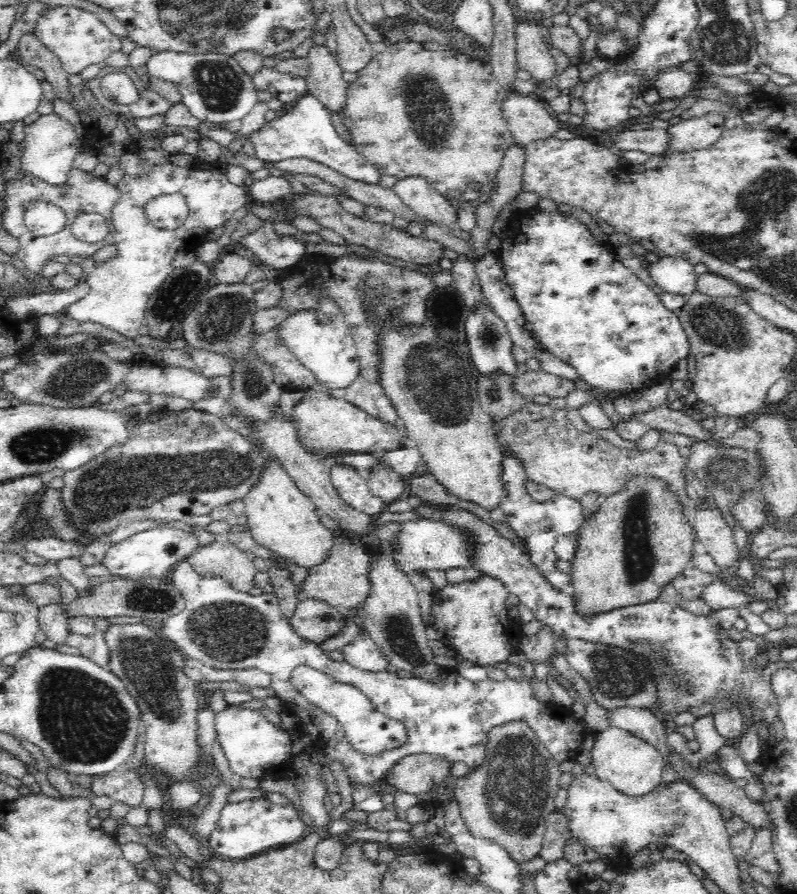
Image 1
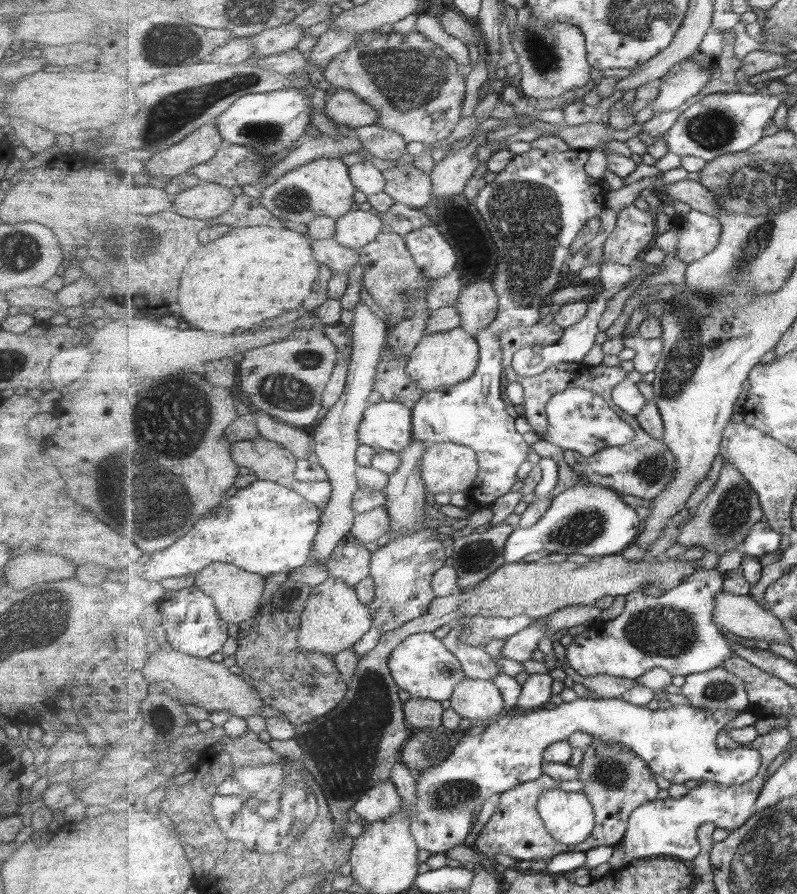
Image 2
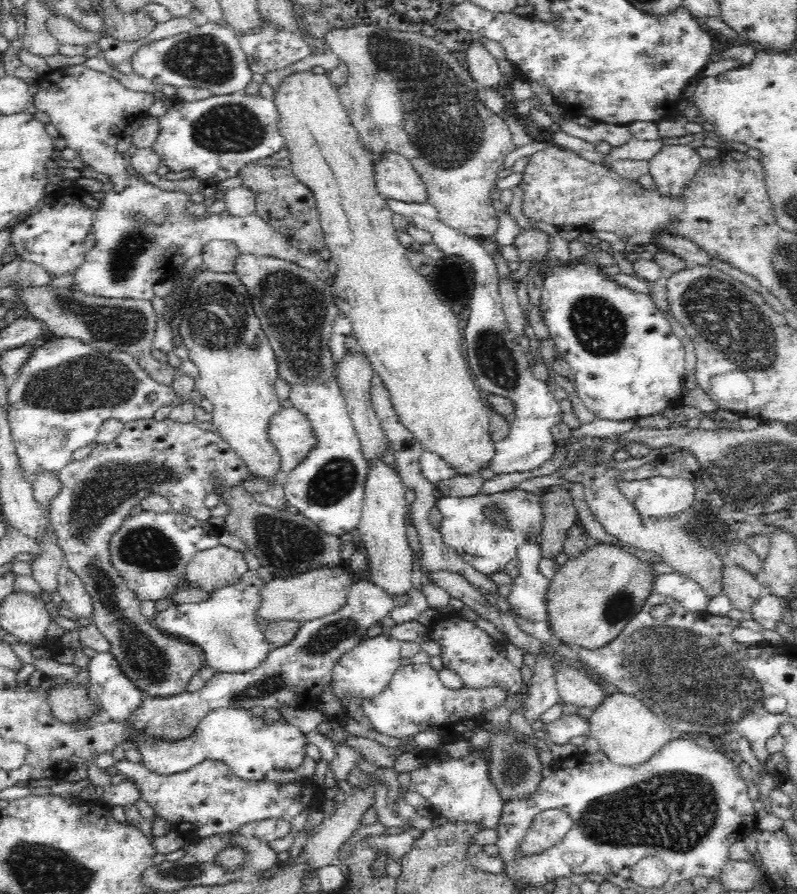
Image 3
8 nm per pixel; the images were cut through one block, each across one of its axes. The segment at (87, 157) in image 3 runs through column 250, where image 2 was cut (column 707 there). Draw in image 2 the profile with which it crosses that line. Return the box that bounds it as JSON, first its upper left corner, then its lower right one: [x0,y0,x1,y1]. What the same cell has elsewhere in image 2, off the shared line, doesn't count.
[655,208,722,266]

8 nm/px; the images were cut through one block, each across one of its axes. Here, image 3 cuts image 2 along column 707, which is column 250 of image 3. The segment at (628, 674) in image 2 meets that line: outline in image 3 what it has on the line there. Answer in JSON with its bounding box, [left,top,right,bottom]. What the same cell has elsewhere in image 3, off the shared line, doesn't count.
[152,570,274,673]

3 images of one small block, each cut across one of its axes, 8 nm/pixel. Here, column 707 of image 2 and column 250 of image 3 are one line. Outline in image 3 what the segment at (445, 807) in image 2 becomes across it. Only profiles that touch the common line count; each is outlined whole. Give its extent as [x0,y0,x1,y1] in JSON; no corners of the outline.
[138,707,306,782]

